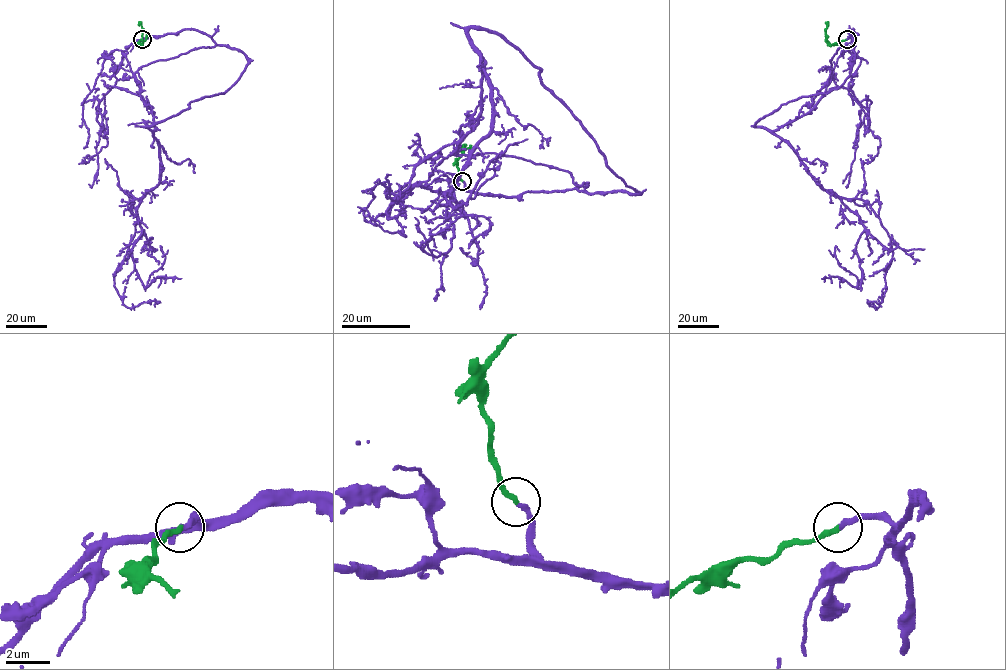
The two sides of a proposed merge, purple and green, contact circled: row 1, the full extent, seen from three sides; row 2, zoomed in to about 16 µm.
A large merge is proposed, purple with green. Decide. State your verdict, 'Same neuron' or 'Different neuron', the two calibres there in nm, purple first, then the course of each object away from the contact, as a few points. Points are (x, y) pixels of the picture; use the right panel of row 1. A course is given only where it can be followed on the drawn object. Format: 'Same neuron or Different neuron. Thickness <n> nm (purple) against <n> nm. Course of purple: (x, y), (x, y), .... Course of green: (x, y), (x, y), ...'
Same neuron. Thickness 220 nm (purple) against 240 nm. Course of purple: (847, 39), (851, 64), (773, 132), (880, 219), (881, 306). Course of green: (847, 39), (828, 44), (825, 41), (828, 22)

